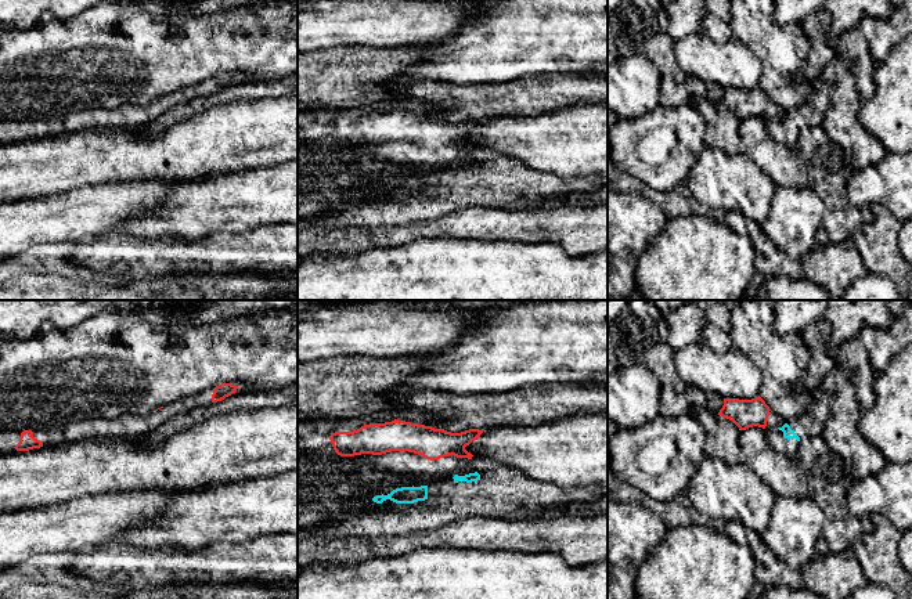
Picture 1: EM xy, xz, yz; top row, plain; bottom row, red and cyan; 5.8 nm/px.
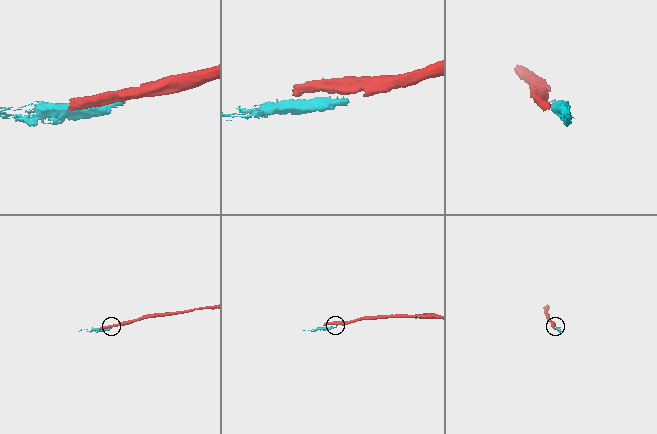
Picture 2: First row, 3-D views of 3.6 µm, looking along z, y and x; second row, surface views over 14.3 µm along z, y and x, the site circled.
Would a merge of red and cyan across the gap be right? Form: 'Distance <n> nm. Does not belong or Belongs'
Distance 70 nm. Does not belong

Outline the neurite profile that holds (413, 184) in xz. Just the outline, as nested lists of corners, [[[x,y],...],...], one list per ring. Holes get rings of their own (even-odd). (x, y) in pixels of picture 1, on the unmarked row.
[[[421,176],[421,177],[401,177],[393,180],[387,185],[376,185],[372,188],[374,192],[382,194],[383,191],[390,190],[396,194],[414,194],[418,191],[425,191],[428,190],[428,176]]]

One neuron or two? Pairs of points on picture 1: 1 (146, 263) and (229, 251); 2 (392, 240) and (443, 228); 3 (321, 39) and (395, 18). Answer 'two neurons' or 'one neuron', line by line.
1: one neuron
2: one neuron
3: one neuron

